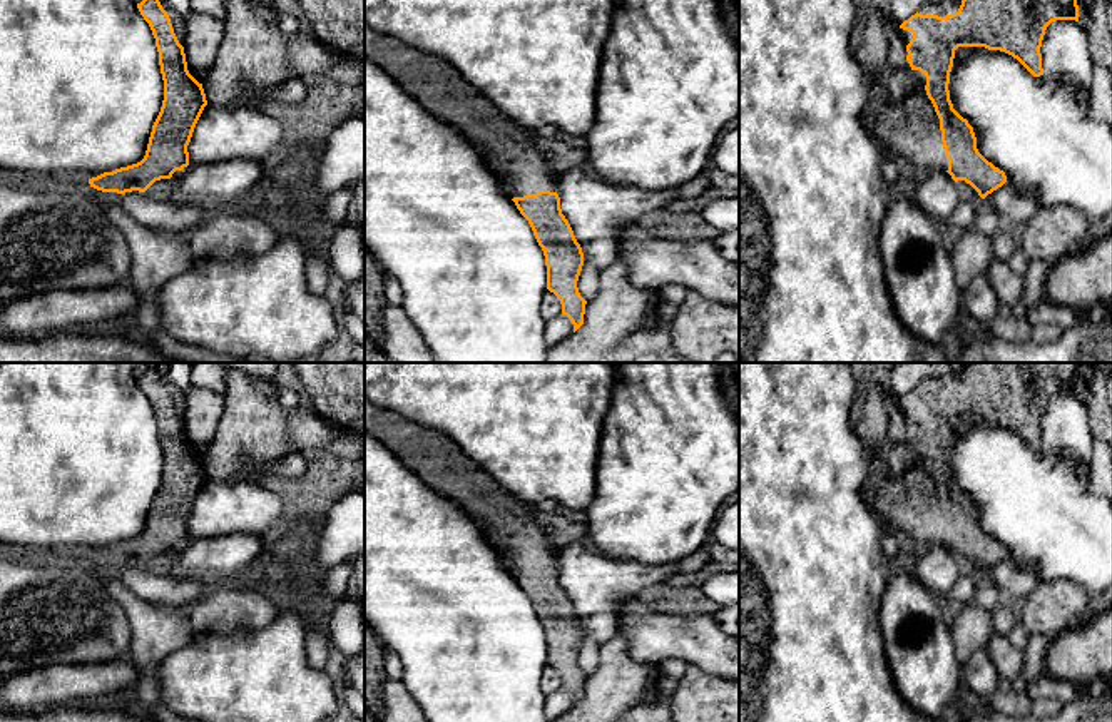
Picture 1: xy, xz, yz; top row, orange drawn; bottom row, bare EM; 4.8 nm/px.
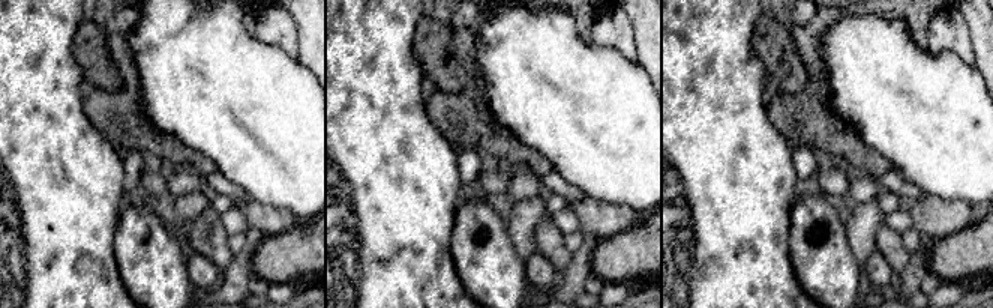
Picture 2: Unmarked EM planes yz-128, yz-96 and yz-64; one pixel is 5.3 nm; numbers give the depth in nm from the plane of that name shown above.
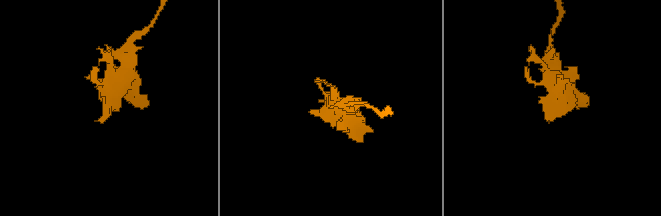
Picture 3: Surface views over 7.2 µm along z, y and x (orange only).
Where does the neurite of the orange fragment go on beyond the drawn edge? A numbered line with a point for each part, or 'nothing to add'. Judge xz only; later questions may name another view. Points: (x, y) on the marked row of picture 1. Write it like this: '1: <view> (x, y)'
1: xz (509, 149)

